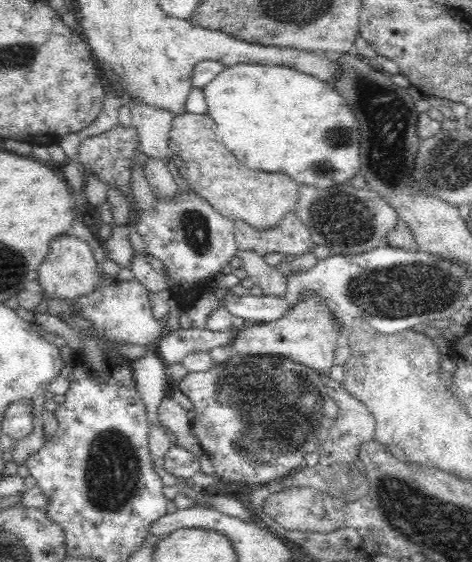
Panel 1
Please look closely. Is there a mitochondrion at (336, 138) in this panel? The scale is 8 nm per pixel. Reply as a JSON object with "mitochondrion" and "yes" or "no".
{"mitochondrion":"yes"}

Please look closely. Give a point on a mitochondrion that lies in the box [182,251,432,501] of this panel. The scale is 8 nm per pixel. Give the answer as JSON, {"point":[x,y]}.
{"point":[270,407]}

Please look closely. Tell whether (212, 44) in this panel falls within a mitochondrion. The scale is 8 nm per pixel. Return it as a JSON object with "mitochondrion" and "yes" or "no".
{"mitochondrion":"no"}

